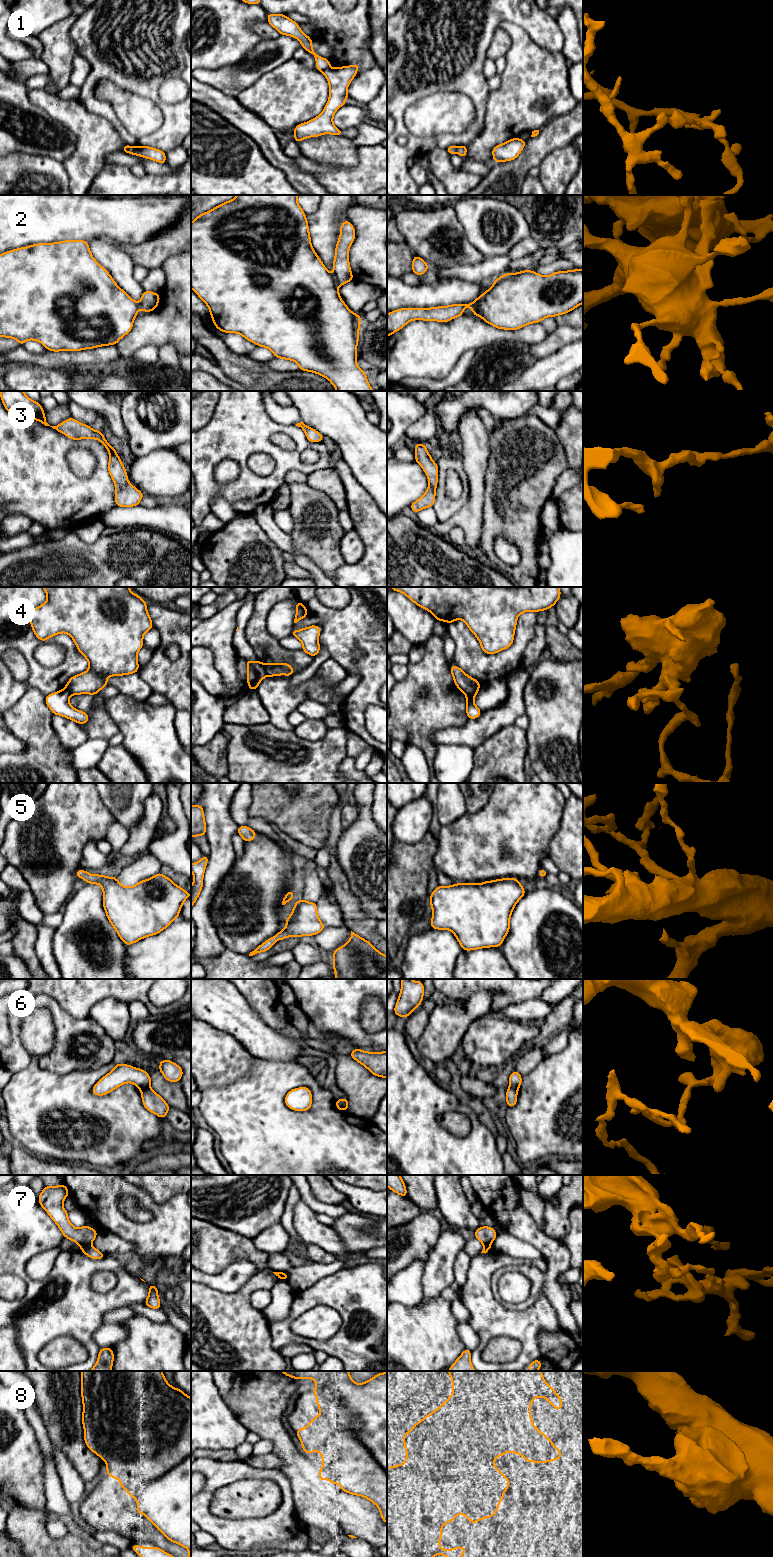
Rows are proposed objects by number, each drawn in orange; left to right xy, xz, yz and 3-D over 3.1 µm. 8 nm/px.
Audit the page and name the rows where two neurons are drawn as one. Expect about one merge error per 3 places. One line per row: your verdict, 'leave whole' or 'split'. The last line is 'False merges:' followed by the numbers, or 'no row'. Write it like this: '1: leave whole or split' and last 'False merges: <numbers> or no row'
1: split
2: split
3: leave whole
4: split
5: leave whole
6: split
7: split
8: split
False merges: 1, 2, 4, 6, 7, 8

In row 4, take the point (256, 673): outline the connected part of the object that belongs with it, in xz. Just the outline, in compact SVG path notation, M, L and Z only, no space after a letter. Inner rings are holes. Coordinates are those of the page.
M245 660L247 671L247 683L250 690L256 690L259 683L266 677L264 665L259 660Z

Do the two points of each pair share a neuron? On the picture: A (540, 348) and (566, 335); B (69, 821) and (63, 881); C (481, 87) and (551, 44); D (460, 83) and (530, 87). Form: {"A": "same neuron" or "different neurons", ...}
{"A": "same neuron", "B": "same neuron", "C": "same neuron", "D": "different neurons"}

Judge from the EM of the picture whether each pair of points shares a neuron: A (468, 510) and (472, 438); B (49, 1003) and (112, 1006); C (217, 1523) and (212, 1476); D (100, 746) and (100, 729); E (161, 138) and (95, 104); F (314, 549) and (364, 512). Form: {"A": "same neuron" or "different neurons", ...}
{"A": "same neuron", "B": "different neurons", "C": "same neuron", "D": "different neurons", "E": "same neuron", "F": "different neurons"}

